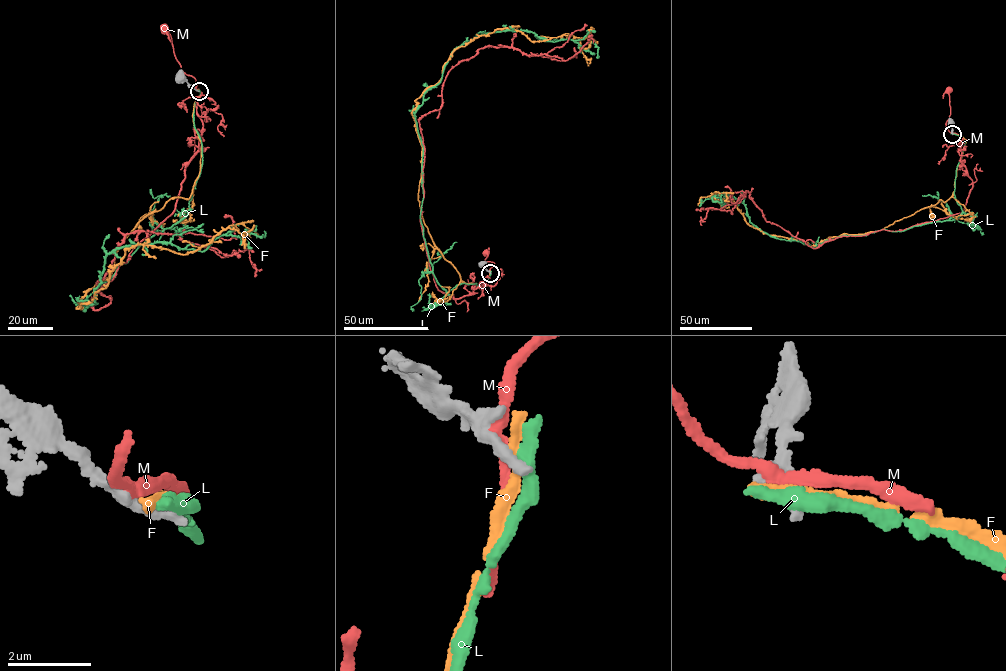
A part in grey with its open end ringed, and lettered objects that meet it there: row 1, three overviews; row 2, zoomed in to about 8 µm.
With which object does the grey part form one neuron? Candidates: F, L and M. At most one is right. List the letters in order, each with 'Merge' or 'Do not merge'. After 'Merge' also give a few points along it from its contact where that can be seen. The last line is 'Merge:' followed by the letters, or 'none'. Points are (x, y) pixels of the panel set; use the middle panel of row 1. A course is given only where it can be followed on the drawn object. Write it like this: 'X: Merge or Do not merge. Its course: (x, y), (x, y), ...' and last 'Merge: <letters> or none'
F: Do not merge
L: Do not merge
M: Do not merge
Merge: none

